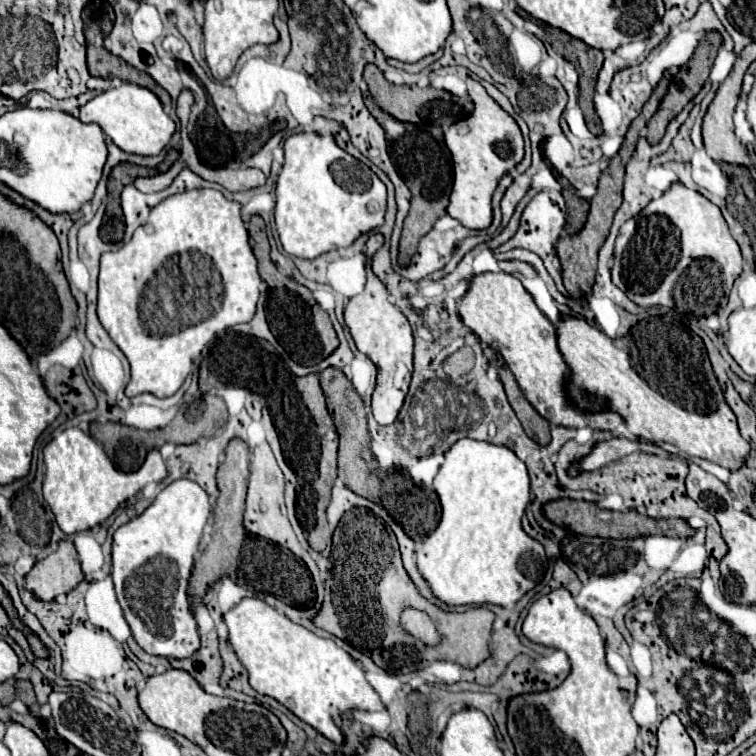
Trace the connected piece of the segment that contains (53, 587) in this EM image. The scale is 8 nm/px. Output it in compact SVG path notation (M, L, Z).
M64 540L52 554L34 564L26 576L26 590L38 600L50 602L58 594L68 594L74 590L82 580L84 574L80 570L78 552L70 540Z

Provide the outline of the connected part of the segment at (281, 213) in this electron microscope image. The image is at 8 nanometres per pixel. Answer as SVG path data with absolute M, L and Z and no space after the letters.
M314 132L294 134L284 142L284 166L276 184L276 230L280 242L290 256L298 258L318 258L330 250L348 248L362 234L372 232L384 224L386 214L386 186L384 182L360 160L346 154L332 136L318 136Z

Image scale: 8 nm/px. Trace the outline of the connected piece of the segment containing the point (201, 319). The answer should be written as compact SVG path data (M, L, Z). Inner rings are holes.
M190 190L162 200L144 226L118 252L104 252L100 258L98 278L98 318L114 344L126 354L132 376L126 396L150 392L166 398L178 392L186 376L192 372L194 360L204 346L218 334L236 324L246 324L256 314L262 278L256 270L256 258L248 244L248 230L240 218L240 204L226 200L218 190ZM184 278L182 296L174 296L172 308L160 294L160 288L178 288L172 282Z

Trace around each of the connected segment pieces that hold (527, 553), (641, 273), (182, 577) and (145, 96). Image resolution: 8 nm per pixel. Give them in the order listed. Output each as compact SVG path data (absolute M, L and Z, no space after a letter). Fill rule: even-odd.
M472 438L458 440L444 454L444 464L434 478L434 492L440 498L440 522L418 548L416 564L438 600L448 606L498 604L510 608L544 578L548 564L544 546L530 538L520 524L530 498L530 478L524 462L510 448Z
M674 182L658 200L620 228L614 256L612 282L632 302L642 308L668 306L698 318L718 312L734 280L742 274L740 248L720 208L680 182Z
M180 478L168 484L154 500L150 508L144 510L138 518L120 526L114 532L112 542L112 580L116 588L118 602L122 606L124 618L132 628L134 640L142 646L144 652L152 656L166 658L190 658L200 648L200 636L196 618L190 612L188 602L188 578L194 564L194 554L198 550L204 526L210 518L208 494L192 480Z
M122 82L118 88L110 88L86 102L80 108L80 120L98 124L102 132L110 136L118 148L140 156L160 154L176 130L174 120L162 110L158 96L152 94L152 90L136 86L132 82Z

